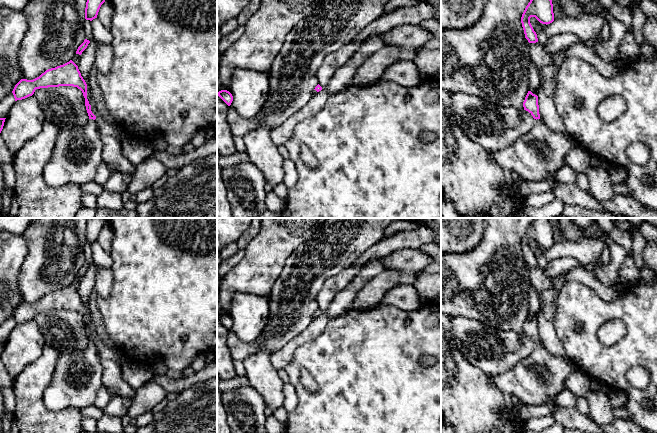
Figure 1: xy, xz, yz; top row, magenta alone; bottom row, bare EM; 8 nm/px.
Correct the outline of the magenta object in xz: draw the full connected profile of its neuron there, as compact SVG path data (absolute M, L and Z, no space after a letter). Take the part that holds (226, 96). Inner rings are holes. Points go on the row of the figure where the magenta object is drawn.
M221 90L217 93L217 95L228 105L230 106L233 101L232 94L227 90Z

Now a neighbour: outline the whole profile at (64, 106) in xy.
M77 87L40 88L36 89L33 95L45 119L54 123L61 130L83 126L89 120L85 98Z

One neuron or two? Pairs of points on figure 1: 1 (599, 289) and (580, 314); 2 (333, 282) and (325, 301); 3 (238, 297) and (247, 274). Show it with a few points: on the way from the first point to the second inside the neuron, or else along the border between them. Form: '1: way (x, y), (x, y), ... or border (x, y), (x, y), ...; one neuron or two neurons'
1: border (575, 282), (605, 301), (620, 293); two neurons
2: way (331, 287), (325, 296); one neuron
3: border (263, 295), (235, 292), (227, 312); two neurons

